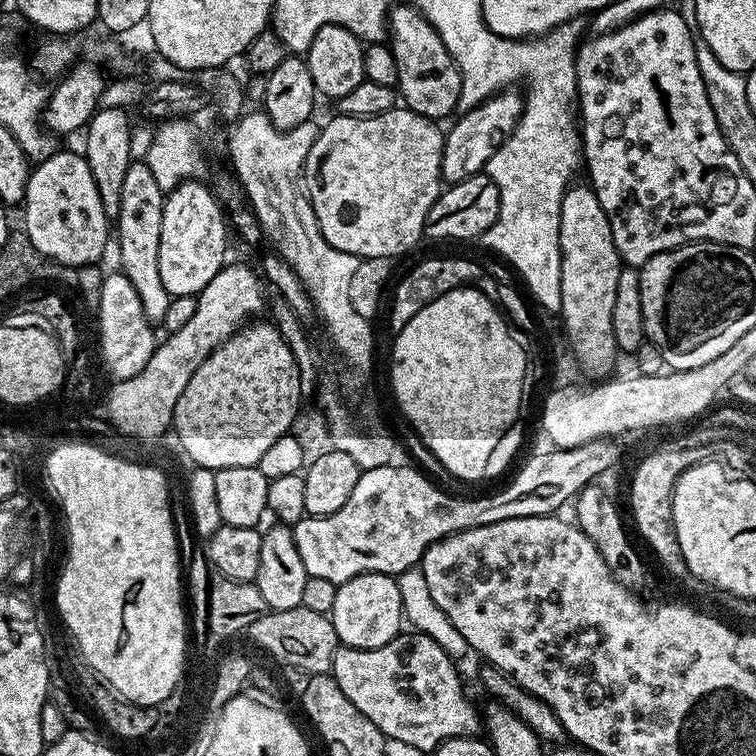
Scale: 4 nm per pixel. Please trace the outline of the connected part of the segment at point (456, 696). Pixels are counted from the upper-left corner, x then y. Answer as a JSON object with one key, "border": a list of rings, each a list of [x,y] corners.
{"border":[[[415,630],[405,631],[394,637],[386,646],[377,648],[337,647],[330,675],[342,686],[342,694],[382,730],[386,738],[398,739],[416,746],[425,754],[431,753],[442,742],[455,736],[476,736],[482,728],[482,712],[468,697],[464,684],[460,681],[460,672],[456,669],[457,661],[448,656],[432,637]]]}

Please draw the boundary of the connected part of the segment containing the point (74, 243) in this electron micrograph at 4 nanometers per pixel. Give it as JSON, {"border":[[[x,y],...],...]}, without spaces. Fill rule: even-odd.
{"border":[[[57,150],[31,169],[24,203],[23,231],[45,258],[57,264],[92,264],[110,244],[110,217],[104,213],[94,174],[79,151]]]}

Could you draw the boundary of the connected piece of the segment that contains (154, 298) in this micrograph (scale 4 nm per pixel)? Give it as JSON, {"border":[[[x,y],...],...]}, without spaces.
{"border":[[[133,162],[122,181],[122,202],[114,218],[114,248],[120,251],[120,264],[124,276],[130,278],[138,298],[142,298],[142,310],[150,322],[163,322],[173,296],[162,286],[162,274],[158,274],[158,242],[162,238],[162,210],[165,192],[154,182],[150,166],[146,162]]]}

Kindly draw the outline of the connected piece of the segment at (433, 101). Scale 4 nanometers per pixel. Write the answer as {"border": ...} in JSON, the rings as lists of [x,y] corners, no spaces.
{"border":[[[400,2],[388,13],[388,31],[403,103],[410,111],[433,122],[443,121],[443,116],[451,117],[460,103],[460,72],[438,30],[411,3]]]}

